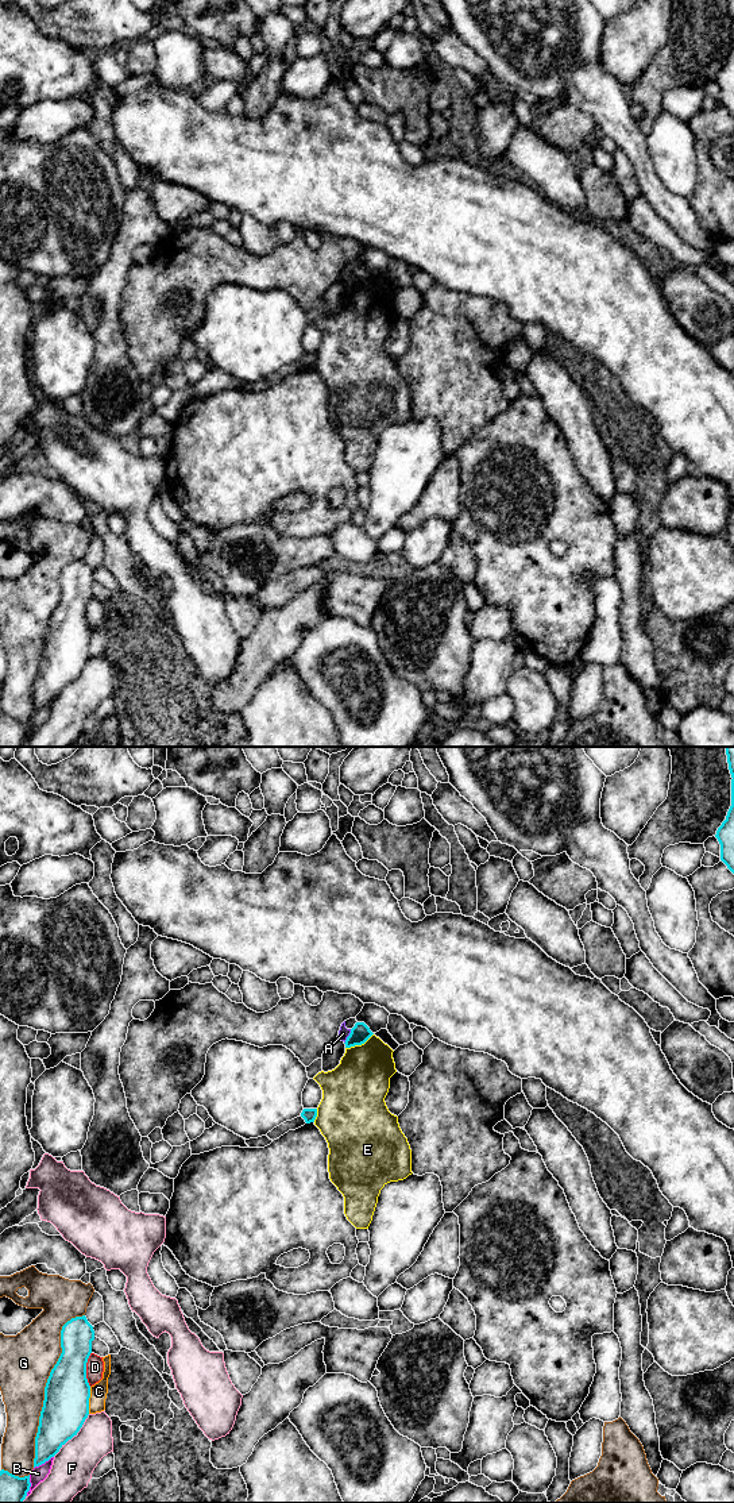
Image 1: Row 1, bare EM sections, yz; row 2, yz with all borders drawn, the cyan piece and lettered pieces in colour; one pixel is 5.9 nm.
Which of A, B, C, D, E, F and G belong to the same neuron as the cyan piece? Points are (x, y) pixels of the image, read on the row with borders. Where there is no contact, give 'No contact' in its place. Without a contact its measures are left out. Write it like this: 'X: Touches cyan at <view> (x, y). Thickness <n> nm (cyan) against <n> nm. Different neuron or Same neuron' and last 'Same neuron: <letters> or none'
A: Touches cyan at yz (348, 1036). Thickness 110 nm (cyan) against 60 nm. Different neuron
B: Touches cyan at yz (43, 1463). Thickness 240 nm (cyan) against 90 nm. Different neuron
C: Touches cyan at yz (88, 1401). Thickness 280 nm (cyan) against 100 nm. Different neuron
D: Touches cyan at yz (85, 1369). Thickness 280 nm (cyan) against 110 nm. Different neuron
E: Touches cyan at yz (359, 1044). Thickness 110 nm (cyan) against 360 nm. Different neuron
F: Touches cyan at yz (73, 1436). Thickness 280 nm (cyan) against 240 nm. Different neuron
G: Touches cyan at yz (46, 1386). Thickness 280 nm (cyan) against 320 nm. Different neuron
Same neuron: none

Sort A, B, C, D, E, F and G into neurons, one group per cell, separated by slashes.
A / B / C / D / E / F / G

